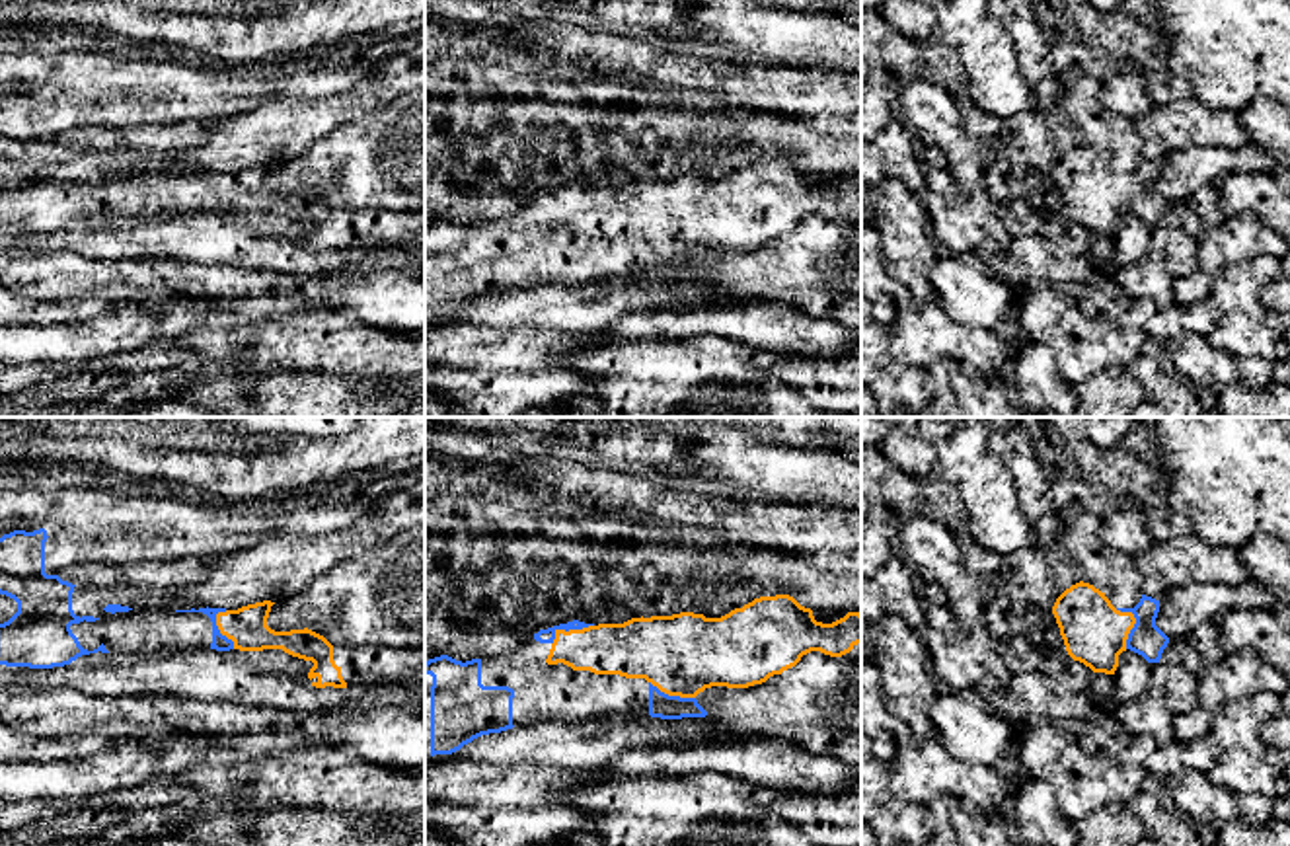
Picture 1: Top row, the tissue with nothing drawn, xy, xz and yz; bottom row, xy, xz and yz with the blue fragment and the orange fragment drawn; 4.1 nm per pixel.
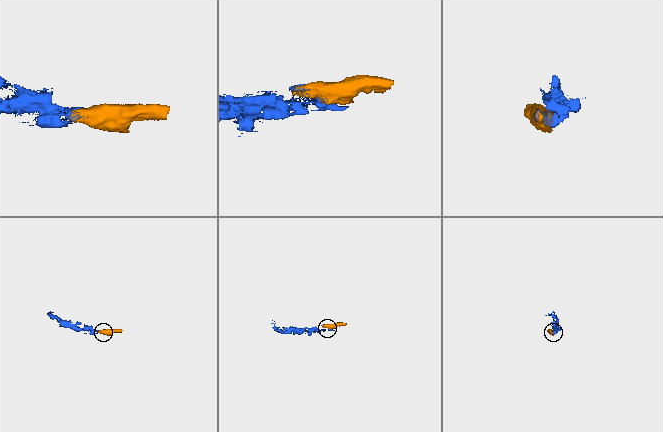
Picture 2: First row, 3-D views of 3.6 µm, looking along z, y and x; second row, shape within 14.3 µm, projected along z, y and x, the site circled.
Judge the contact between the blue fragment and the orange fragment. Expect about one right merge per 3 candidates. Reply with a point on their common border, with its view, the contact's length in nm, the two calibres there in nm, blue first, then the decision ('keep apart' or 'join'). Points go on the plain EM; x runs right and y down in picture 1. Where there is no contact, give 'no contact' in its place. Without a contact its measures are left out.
contact xz (568, 193); length 190 nm; calibres 60 and 220 nm; join

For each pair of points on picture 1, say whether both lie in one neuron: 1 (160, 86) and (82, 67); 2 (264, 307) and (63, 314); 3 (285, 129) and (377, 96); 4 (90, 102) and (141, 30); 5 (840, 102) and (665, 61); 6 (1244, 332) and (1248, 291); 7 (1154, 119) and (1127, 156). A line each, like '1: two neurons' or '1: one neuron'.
1: one neuron
2: two neurons
3: one neuron
4: two neurons
5: one neuron
6: one neuron
7: two neurons

